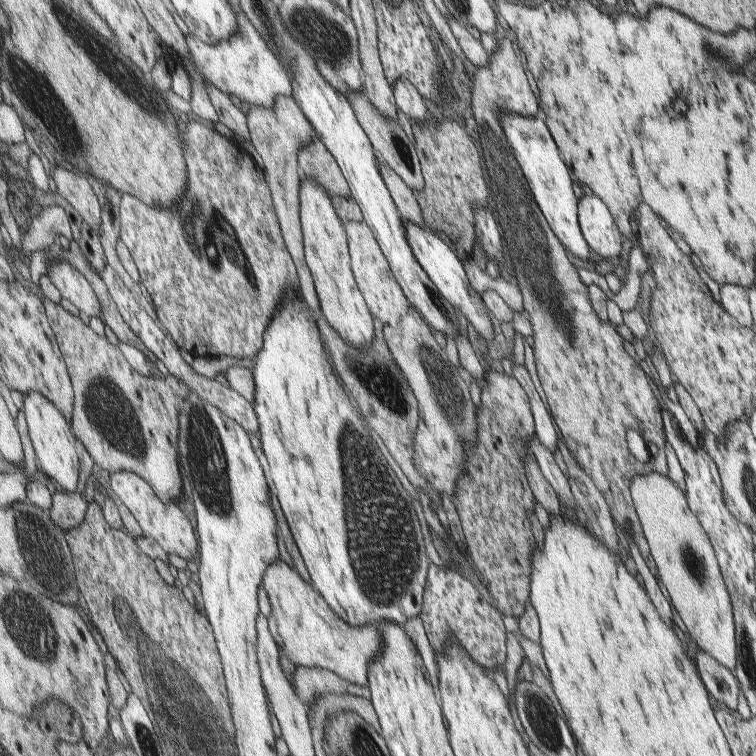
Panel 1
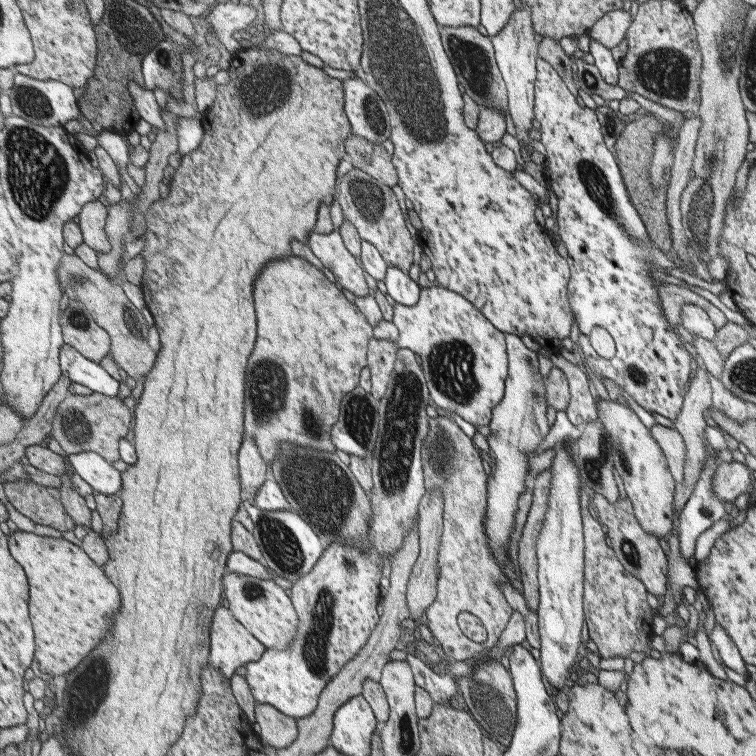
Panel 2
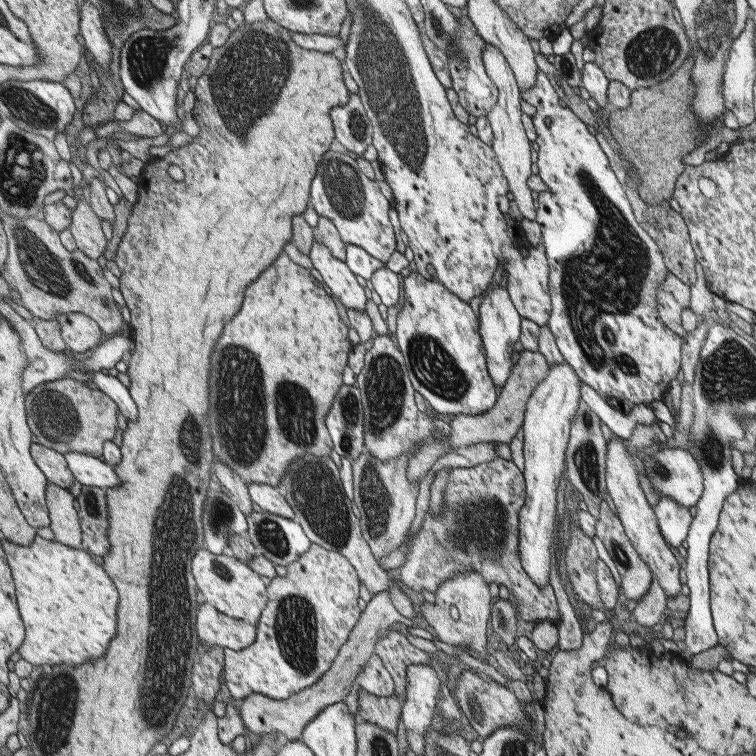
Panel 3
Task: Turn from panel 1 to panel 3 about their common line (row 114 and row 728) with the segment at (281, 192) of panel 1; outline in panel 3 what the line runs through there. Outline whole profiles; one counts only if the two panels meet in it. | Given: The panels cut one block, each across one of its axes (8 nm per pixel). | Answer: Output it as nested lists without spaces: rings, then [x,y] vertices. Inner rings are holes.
[[[389,593],[374,594],[367,602],[365,609],[359,615],[359,620],[348,634],[348,640],[340,649],[339,656],[334,660],[332,667],[319,676],[318,681],[309,688],[294,694],[287,700],[271,698],[265,694],[251,694],[247,698],[238,701],[246,728],[259,735],[268,735],[280,732],[288,741],[297,741],[302,735],[304,727],[317,718],[319,714],[332,704],[341,702],[350,692],[350,686],[362,669],[368,658],[374,654],[375,643],[386,635],[386,632],[395,624],[403,623],[407,627],[412,626],[412,621],[401,616],[390,601]]]

